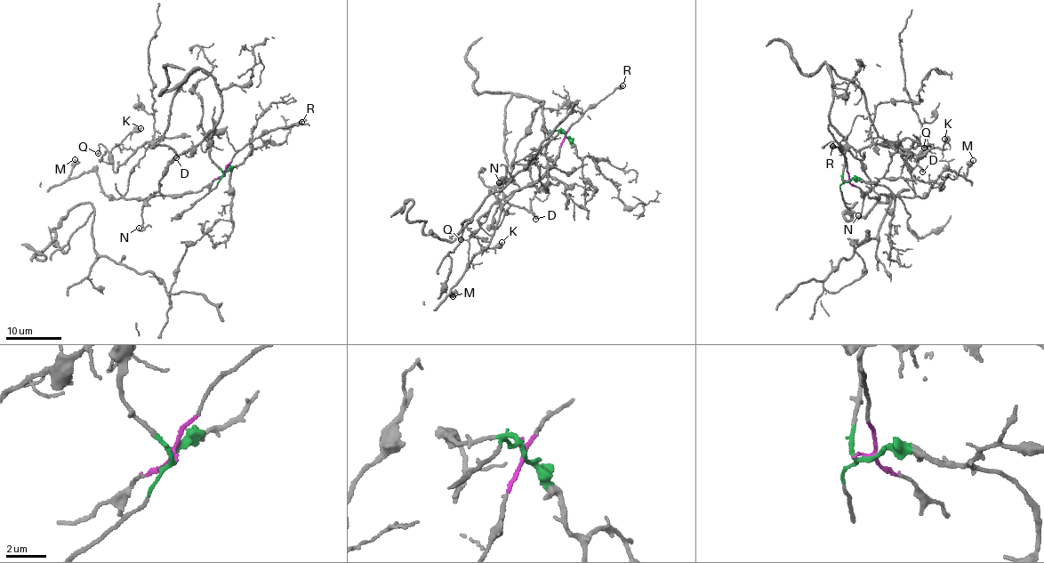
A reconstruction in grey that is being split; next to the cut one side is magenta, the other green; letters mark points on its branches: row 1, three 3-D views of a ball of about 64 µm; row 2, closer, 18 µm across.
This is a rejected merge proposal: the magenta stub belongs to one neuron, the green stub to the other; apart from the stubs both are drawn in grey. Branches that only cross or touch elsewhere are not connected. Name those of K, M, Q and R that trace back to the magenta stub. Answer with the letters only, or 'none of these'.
M, R

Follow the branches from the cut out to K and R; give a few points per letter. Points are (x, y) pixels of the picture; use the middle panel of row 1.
K: (565, 134), (542, 126), (541, 100), (513, 96), (504, 108), (508, 166), (472, 234), (484, 250), (501, 242)
R: (565, 134), (589, 108), (595, 107), (616, 87), (623, 85)

